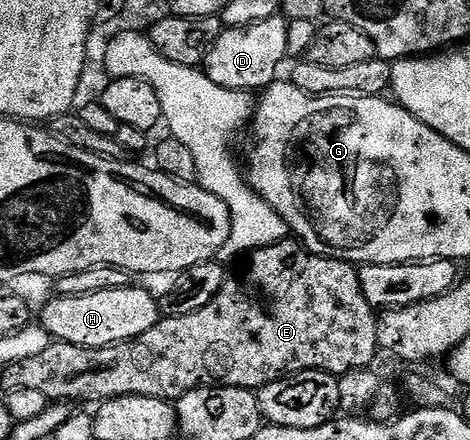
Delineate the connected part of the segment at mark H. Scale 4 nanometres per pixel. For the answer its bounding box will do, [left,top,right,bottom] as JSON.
[38,284,161,348]

